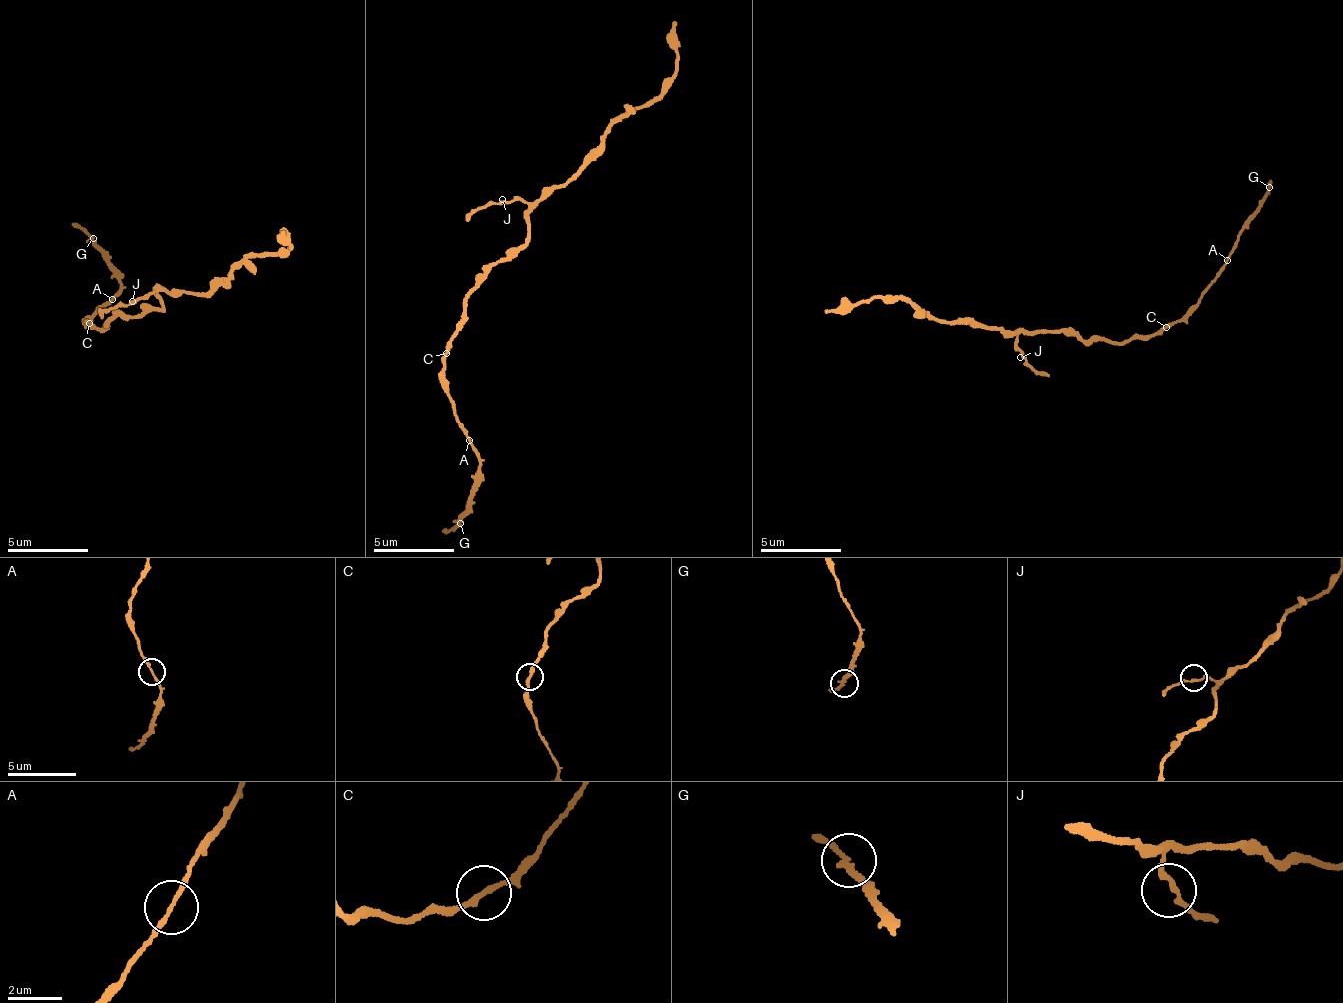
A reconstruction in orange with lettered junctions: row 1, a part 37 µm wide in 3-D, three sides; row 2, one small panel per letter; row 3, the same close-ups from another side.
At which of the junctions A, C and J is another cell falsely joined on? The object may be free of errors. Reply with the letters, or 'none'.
none

